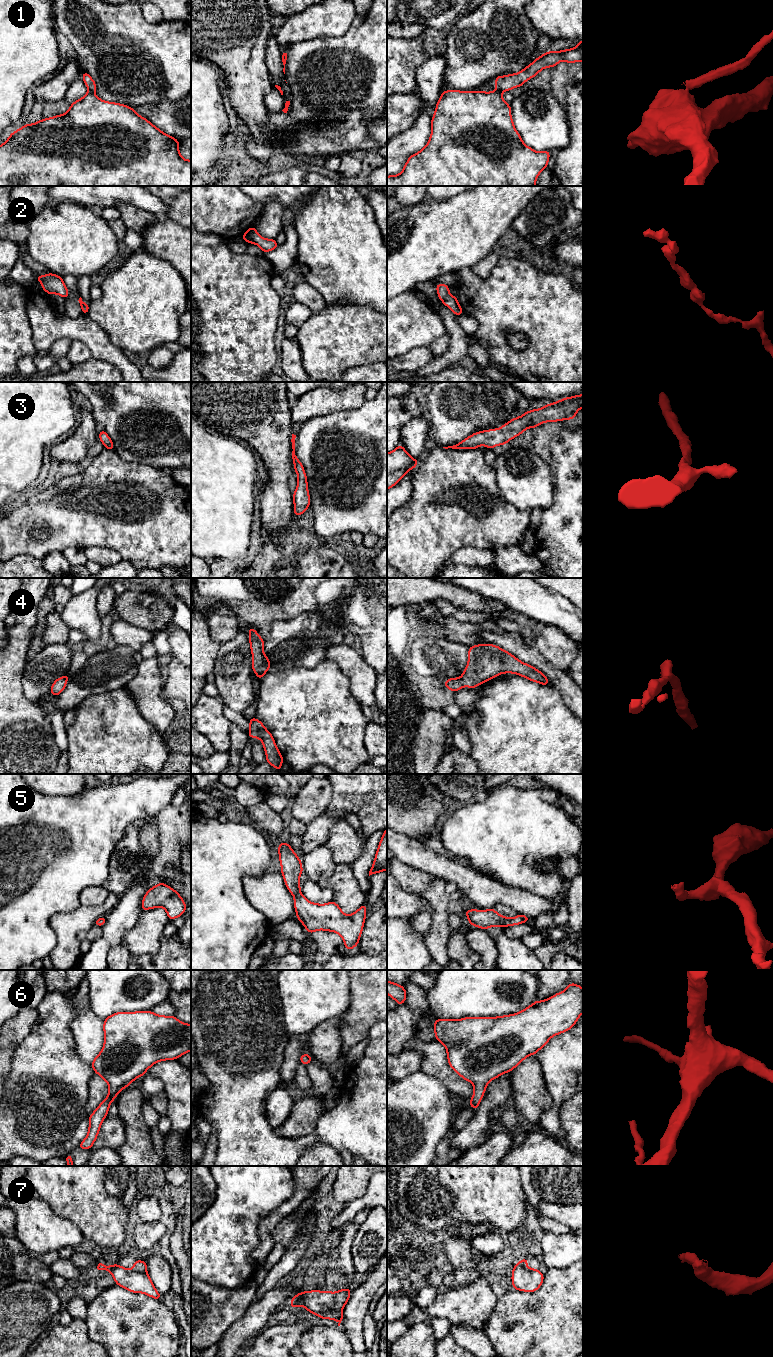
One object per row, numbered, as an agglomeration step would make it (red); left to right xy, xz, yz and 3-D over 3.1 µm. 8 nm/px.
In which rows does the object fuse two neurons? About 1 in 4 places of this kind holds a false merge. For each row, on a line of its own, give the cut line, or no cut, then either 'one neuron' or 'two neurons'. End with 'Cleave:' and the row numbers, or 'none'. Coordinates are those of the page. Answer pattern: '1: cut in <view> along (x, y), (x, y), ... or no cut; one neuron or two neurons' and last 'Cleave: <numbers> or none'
1: cut in yz along (496, 90), (501, 92); two neurons
2: no cut; one neuron
3: no cut; one neuron
4: no cut; one neuron
5: no cut; one neuron
6: no cut; one neuron
7: cut in xz along (336, 1292), (333, 1309), (339, 1311); two neurons
Cleave: 1, 7

